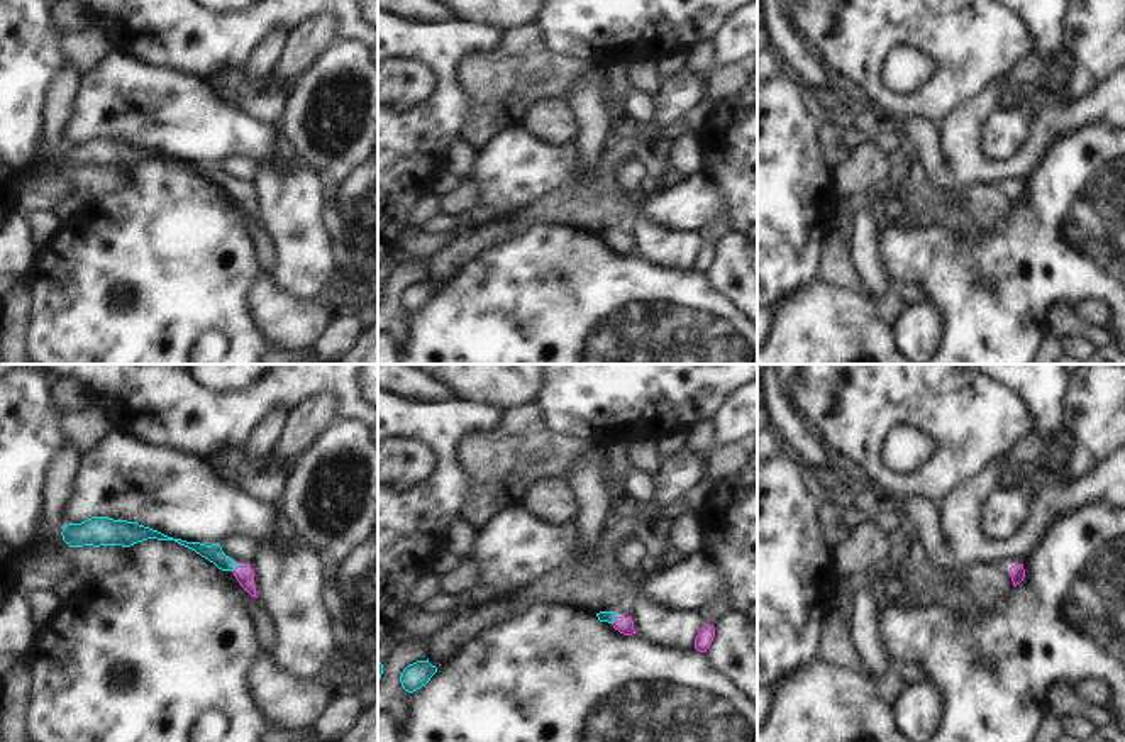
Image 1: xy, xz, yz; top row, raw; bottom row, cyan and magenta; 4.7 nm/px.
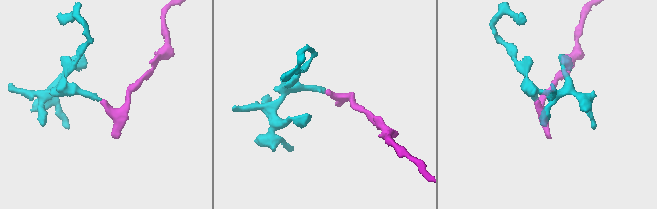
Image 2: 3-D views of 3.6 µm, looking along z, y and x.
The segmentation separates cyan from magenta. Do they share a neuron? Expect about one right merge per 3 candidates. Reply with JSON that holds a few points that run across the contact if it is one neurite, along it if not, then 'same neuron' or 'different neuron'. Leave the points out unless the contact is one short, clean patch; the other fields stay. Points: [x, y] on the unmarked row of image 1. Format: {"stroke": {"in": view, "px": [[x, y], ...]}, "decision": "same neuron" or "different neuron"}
{"stroke": {"in": "xz", "px": [[609, 238], [614, 241], [622, 244]]}, "decision": "same neuron"}

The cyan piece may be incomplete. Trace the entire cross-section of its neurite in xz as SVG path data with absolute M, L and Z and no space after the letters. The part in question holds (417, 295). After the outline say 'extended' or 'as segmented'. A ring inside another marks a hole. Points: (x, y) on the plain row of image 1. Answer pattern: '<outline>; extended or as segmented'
M417 281L413 285L408 285L402 296L400 296L400 303L403 307L405 312L413 313L417 310L420 310L422 307L425 307L430 298L437 293L437 288L432 286L427 281Z; as segmented

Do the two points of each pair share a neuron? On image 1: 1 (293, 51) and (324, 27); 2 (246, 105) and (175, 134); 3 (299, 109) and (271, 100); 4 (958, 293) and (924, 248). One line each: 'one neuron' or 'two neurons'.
1: one neuron
2: two neurons
3: two neurons
4: one neuron

